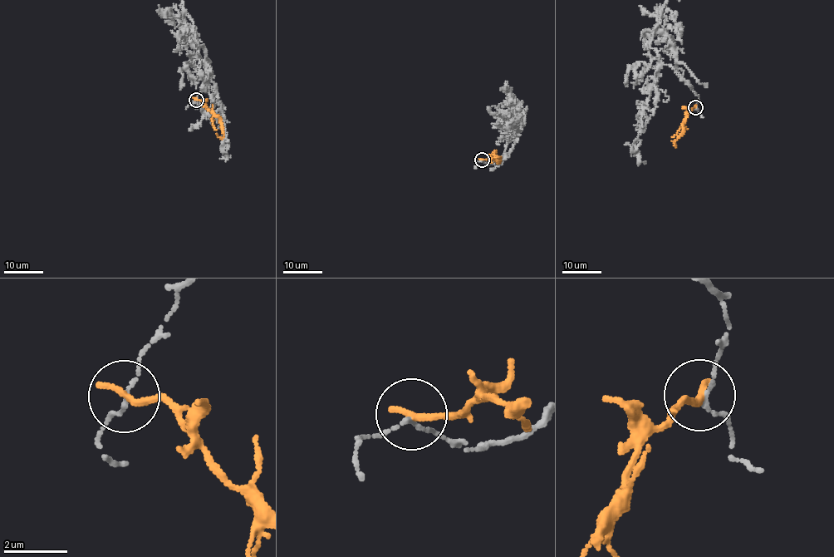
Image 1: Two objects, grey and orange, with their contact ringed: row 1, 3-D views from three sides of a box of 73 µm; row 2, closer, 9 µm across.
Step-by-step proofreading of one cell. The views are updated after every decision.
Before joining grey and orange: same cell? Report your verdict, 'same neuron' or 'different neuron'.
different neuron

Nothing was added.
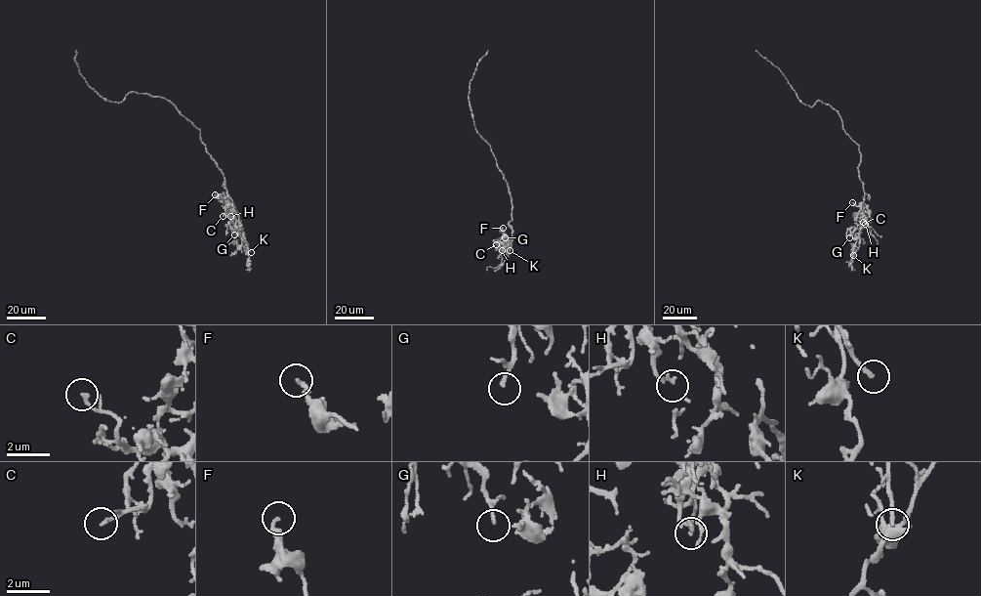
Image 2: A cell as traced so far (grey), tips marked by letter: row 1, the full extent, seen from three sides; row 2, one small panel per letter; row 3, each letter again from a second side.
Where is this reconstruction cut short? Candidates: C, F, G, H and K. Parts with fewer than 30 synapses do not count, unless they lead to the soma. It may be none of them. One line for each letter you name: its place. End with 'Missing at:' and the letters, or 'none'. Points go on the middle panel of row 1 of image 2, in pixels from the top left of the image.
H: (502, 250)
K: (510, 250)
Missing at: H, K

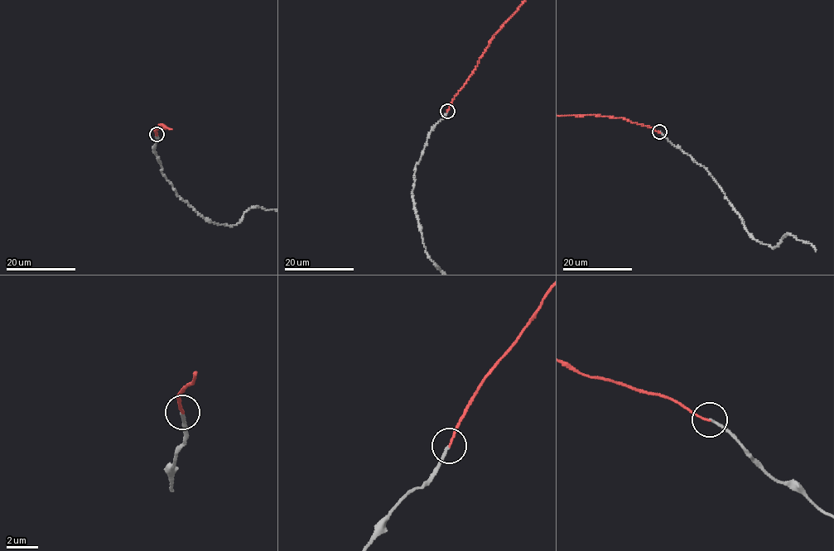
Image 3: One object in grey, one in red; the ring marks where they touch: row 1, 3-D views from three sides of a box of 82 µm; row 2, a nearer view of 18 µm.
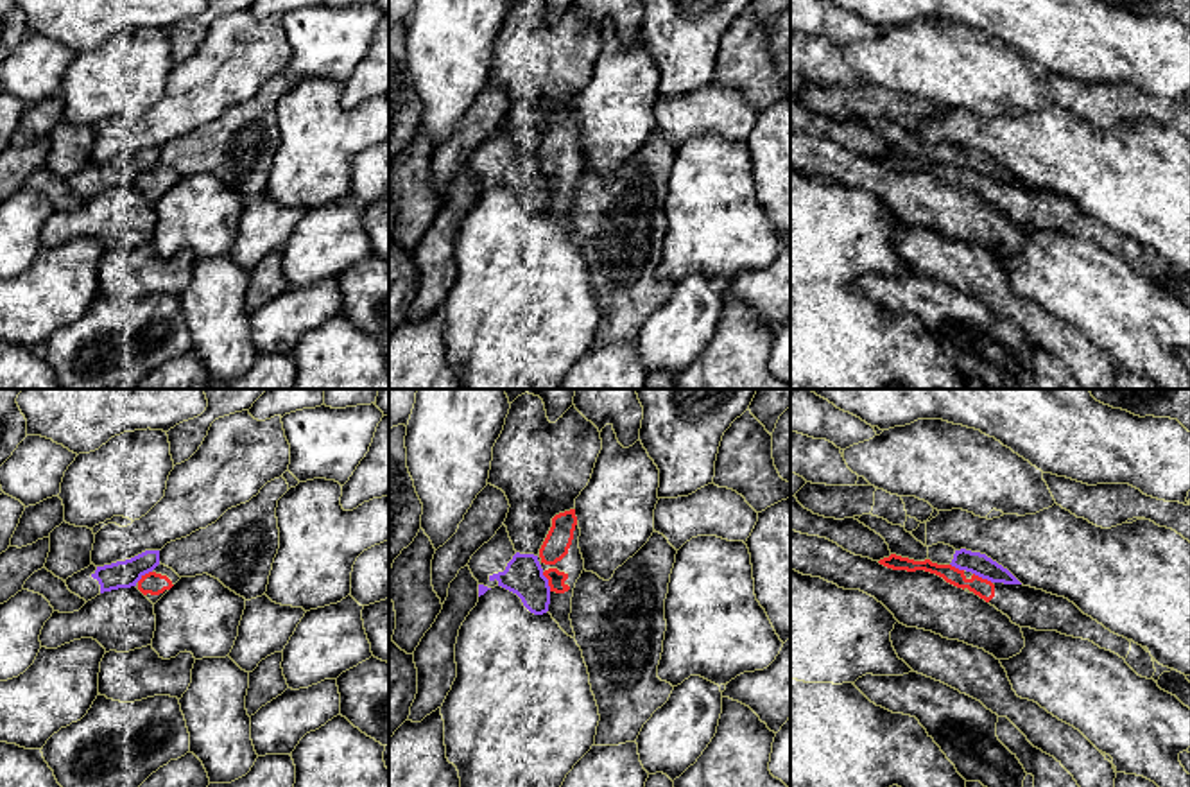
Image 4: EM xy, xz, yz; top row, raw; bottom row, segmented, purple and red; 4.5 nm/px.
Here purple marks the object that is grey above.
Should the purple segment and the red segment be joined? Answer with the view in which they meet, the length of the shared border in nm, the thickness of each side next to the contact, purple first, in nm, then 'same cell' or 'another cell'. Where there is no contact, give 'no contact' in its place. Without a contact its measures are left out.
xz | 100 nm | 180/80 nm | another cell

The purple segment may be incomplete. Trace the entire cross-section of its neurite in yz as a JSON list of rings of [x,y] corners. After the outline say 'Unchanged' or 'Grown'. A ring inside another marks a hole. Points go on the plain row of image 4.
[[[966,147],[955,149],[950,163],[991,181],[1022,183],[1007,167],[980,151],[971,151]]]. Unchanged

